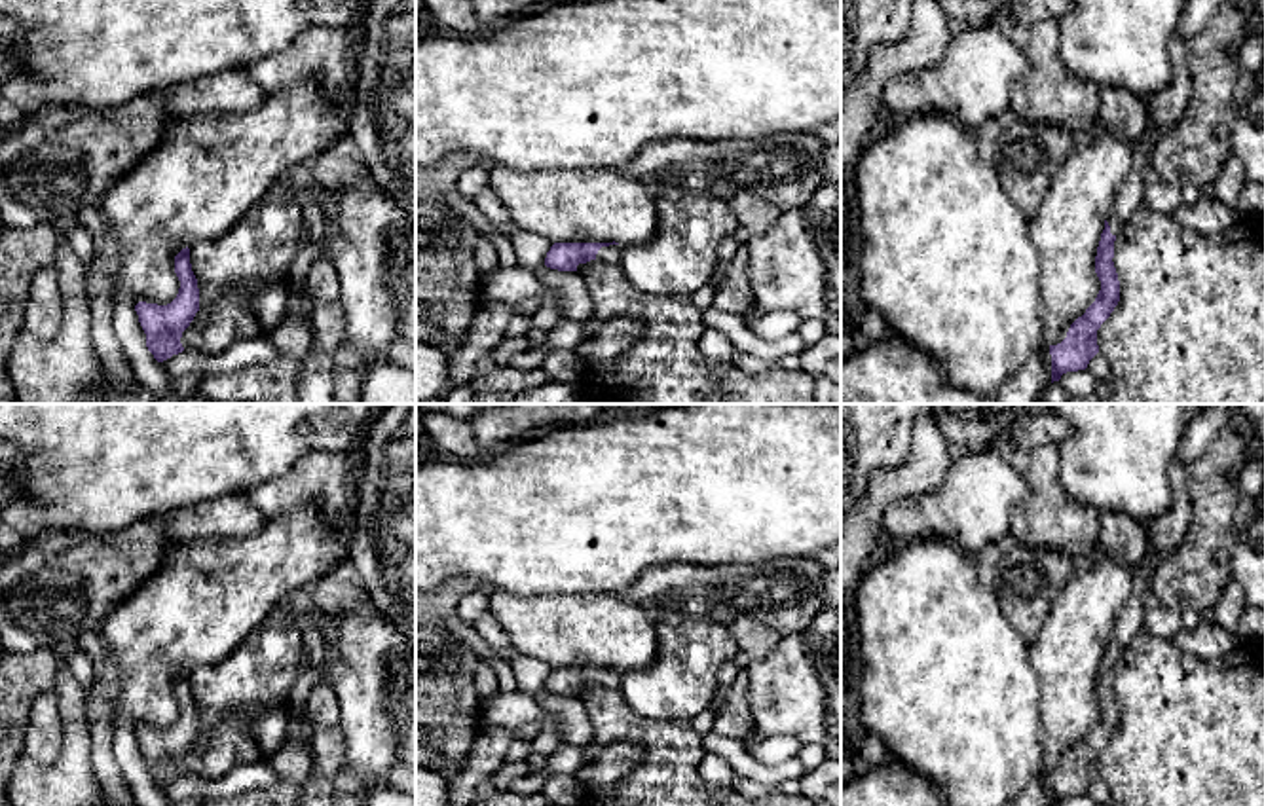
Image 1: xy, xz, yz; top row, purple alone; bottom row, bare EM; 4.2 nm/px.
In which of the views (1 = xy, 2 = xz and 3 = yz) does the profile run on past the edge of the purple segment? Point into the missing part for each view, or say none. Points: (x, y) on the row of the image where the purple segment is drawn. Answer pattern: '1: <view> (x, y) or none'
1: none
2: xz (612, 253)
3: yz (1166, 109)

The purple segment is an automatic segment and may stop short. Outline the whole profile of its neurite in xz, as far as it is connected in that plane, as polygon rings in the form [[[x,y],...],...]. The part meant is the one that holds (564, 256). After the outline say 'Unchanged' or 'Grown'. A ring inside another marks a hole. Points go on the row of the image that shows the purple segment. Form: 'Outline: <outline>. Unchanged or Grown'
Outline: [[[554,243],[547,252],[545,266],[558,271],[577,271],[590,260],[621,262],[621,243]]]. Grown

